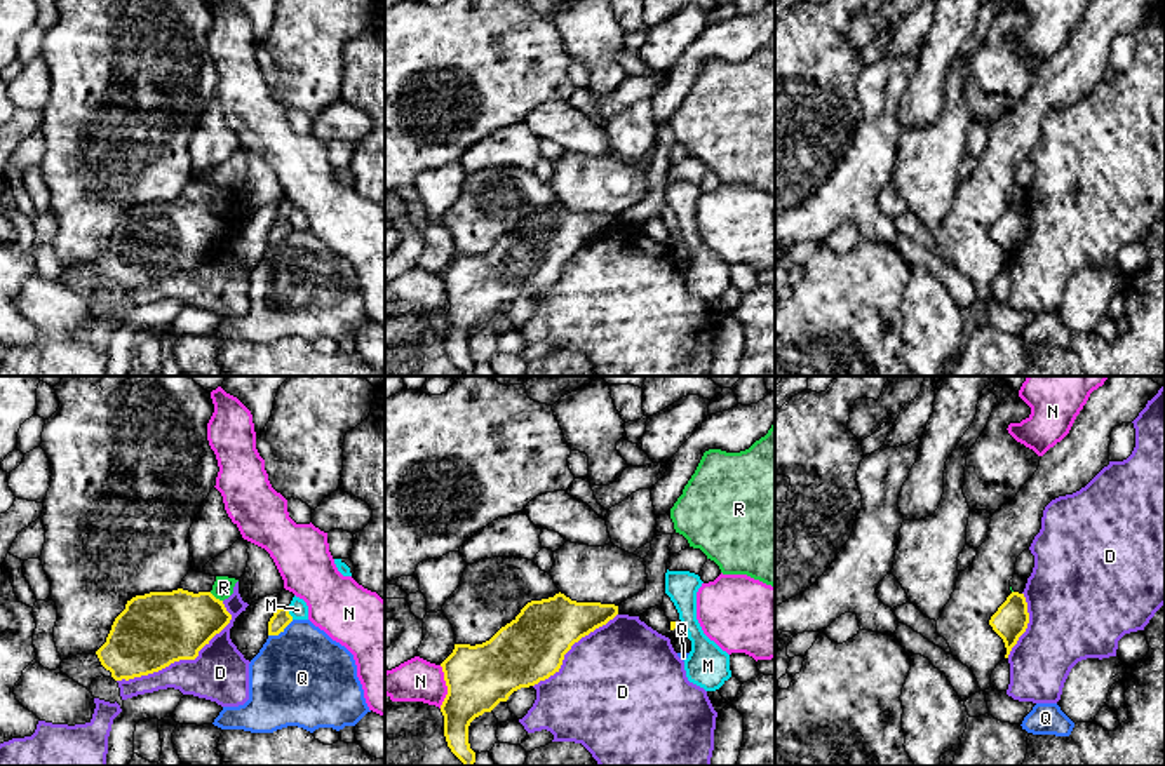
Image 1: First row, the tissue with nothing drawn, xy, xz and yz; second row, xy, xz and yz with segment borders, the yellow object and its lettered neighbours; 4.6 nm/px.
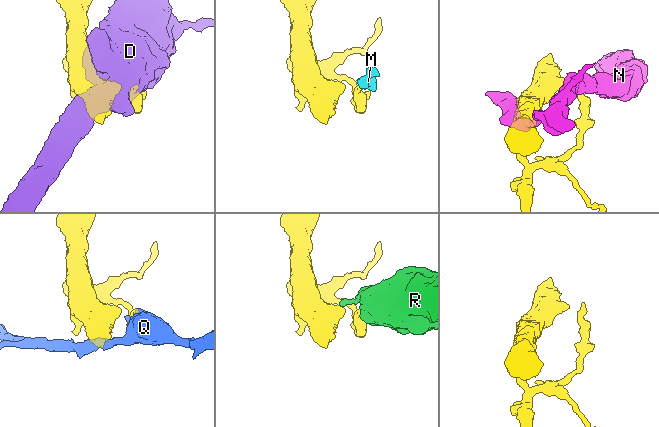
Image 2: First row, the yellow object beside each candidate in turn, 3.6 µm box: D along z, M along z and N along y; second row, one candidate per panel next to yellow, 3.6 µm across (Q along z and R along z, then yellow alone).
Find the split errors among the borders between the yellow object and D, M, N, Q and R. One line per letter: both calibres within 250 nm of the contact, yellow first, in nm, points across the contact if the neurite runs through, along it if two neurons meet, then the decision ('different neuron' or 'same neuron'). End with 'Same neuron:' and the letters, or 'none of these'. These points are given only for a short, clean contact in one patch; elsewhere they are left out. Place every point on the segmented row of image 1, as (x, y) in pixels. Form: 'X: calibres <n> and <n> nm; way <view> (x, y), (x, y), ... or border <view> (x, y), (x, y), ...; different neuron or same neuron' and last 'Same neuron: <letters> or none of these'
D: calibres 340 and 260 nm; different neuron
M: calibres 90 and 90 nm; border xy (286, 608), (293, 618); different neuron
N: calibres 300 and 200 nm; different neuron
Q: calibres 90 and 460 nm; different neuron
R: calibres 320 and 100 nm; border xy (209, 592), (222, 601); different neuron
Same neuron: none of these

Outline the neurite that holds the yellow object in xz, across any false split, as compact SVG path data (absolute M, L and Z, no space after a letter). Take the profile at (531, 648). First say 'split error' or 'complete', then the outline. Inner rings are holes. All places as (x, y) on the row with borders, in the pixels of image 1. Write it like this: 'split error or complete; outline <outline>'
complete; outline M564 594L531 601L482 644L455 644L441 663L448 695L441 705L444 736L463 766L475 766L470 722L500 702L559 672L575 642L618 615L618 606L576 602Z

